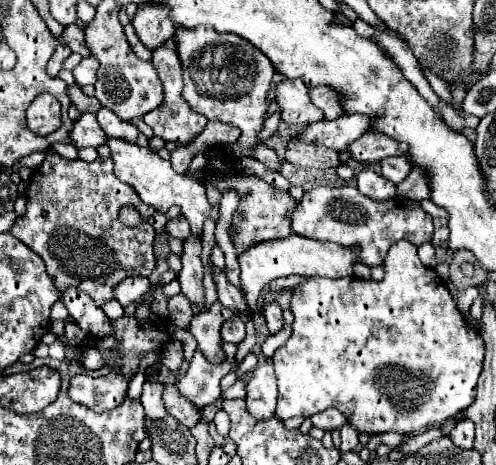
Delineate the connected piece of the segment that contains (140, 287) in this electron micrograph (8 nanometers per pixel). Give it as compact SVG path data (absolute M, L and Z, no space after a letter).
M132 276L132 278L126 278L124 282L120 282L114 290L114 298L126 306L134 300L140 300L150 288L150 280L148 278L142 278L142 276Z

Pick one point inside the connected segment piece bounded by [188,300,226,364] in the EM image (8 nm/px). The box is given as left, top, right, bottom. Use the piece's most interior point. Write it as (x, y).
(205, 327)

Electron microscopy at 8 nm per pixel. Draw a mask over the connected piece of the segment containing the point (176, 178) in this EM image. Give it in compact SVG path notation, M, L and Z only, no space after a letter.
M110 138L108 146L112 150L114 172L116 172L118 180L122 180L126 184L132 184L132 188L136 188L138 196L146 204L154 206L160 212L168 212L170 206L178 206L182 210L182 214L186 216L186 220L190 222L192 234L202 232L202 224L204 224L206 218L218 216L218 208L212 208L208 204L206 190L204 190L202 182L174 172L174 168L170 166L168 160L162 160L158 154L150 152L148 148L140 148L136 144L128 144L128 142L122 142L122 140L112 140Z

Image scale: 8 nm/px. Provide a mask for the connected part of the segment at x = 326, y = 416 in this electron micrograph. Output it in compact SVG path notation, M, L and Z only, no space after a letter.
M328 408L328 410L324 410L324 412L318 412L318 414L312 416L310 420L312 420L312 424L314 424L316 428L328 430L328 432L340 430L340 428L346 424L344 416L340 416L340 412L336 412L336 408Z

